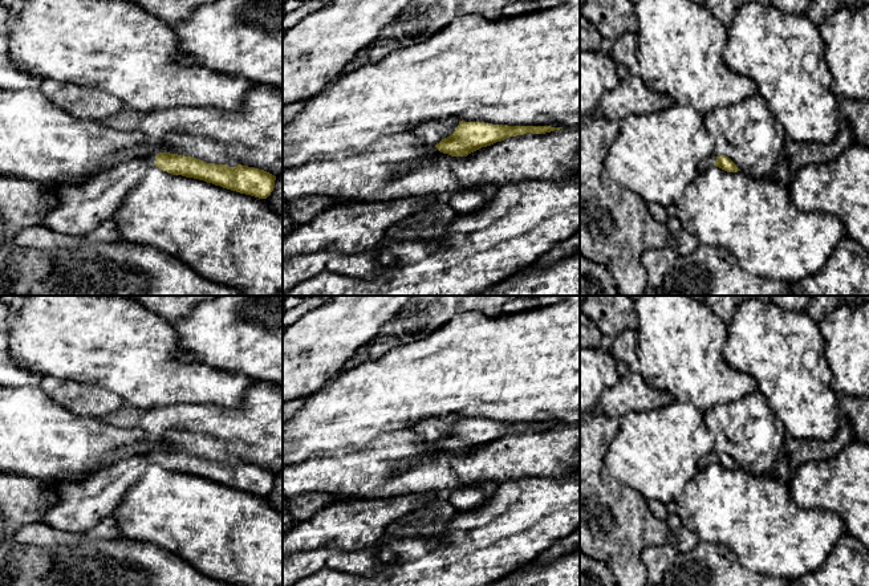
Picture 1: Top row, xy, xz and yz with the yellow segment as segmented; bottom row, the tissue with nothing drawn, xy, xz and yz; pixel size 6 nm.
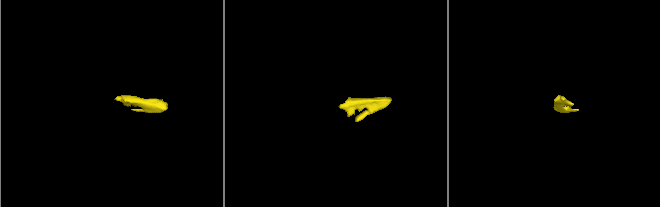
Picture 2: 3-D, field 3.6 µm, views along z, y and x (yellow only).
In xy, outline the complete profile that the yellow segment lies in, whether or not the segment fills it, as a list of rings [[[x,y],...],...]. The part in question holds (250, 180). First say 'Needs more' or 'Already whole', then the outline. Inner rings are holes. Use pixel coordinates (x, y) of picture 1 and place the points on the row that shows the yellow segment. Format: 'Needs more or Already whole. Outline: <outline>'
Needs more. Outline: [[[159,152],[137,156],[98,174],[82,184],[61,188],[57,202],[45,215],[44,225],[65,236],[86,236],[103,221],[111,220],[118,204],[142,180],[151,167],[194,178],[223,188],[267,199],[276,176],[255,167],[207,163],[196,158]]]

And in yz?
Needs more. Outline: [[[726,155],[711,156],[707,160],[702,162],[699,171],[706,172],[710,167],[719,167],[727,172],[738,172],[740,171],[736,164]]]

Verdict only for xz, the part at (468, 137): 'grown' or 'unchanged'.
grown

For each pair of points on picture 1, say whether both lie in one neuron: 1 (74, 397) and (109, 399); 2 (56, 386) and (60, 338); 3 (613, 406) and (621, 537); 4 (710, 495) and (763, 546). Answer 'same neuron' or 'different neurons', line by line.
1: same neuron
2: different neurons
3: different neurons
4: same neuron

